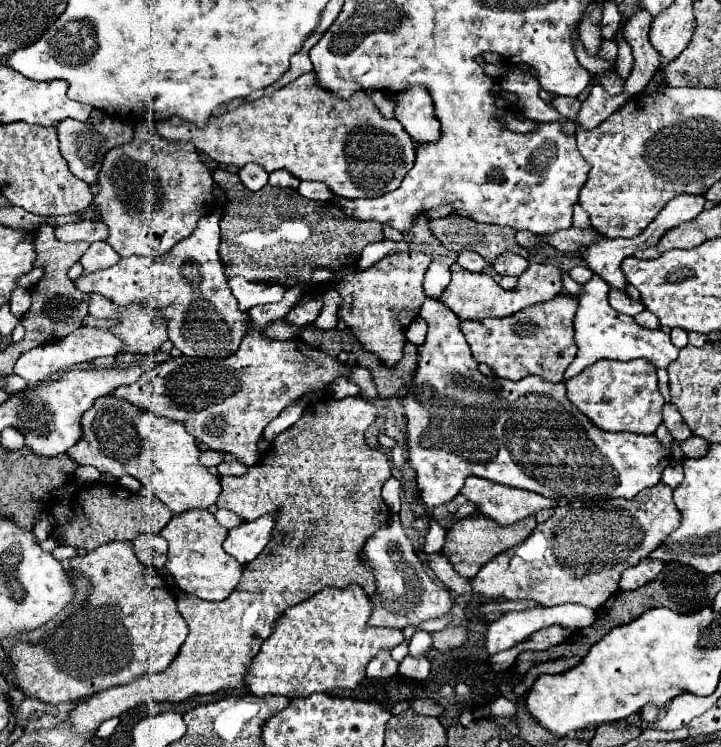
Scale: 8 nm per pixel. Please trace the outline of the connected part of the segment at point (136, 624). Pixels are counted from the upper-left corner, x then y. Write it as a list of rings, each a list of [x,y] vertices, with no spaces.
[[[131,542],[103,544],[101,548],[87,552],[85,556],[73,558],[69,566],[75,574],[87,578],[91,586],[85,606],[75,610],[71,618],[57,626],[55,632],[43,638],[39,644],[19,642],[17,646],[13,646],[9,652],[11,670],[5,674],[7,684],[19,688],[31,698],[49,704],[61,704],[73,700],[79,702],[107,688],[129,684],[139,676],[167,670],[187,638],[187,624],[179,614],[175,606],[175,596],[169,592],[163,578],[159,578],[155,570],[147,568],[141,560],[137,560]]]

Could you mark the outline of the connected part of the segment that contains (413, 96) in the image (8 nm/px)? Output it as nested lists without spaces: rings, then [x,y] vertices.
[[[411,86],[395,98],[395,118],[419,142],[435,142],[439,138],[439,120],[433,114],[433,104],[427,88]]]

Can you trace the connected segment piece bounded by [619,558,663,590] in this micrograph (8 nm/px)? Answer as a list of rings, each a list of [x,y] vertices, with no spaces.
[[[643,558],[637,566],[627,568],[621,576],[621,590],[635,590],[643,584],[647,584],[651,578],[655,578],[663,568],[663,562],[659,560],[651,560],[651,558]]]

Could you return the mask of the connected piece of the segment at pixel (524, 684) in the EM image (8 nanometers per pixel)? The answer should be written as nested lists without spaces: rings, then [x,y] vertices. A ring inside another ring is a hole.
[[[571,656],[571,658],[557,658],[557,660],[549,660],[549,662],[535,664],[535,666],[523,676],[523,680],[521,680],[517,686],[513,686],[513,694],[515,694],[517,698],[521,698],[521,696],[525,694],[525,690],[531,688],[531,684],[535,682],[535,678],[537,678],[539,674],[561,674],[561,672],[565,672],[567,668],[573,668],[579,660],[581,660],[579,656],[577,656],[577,658]]]

